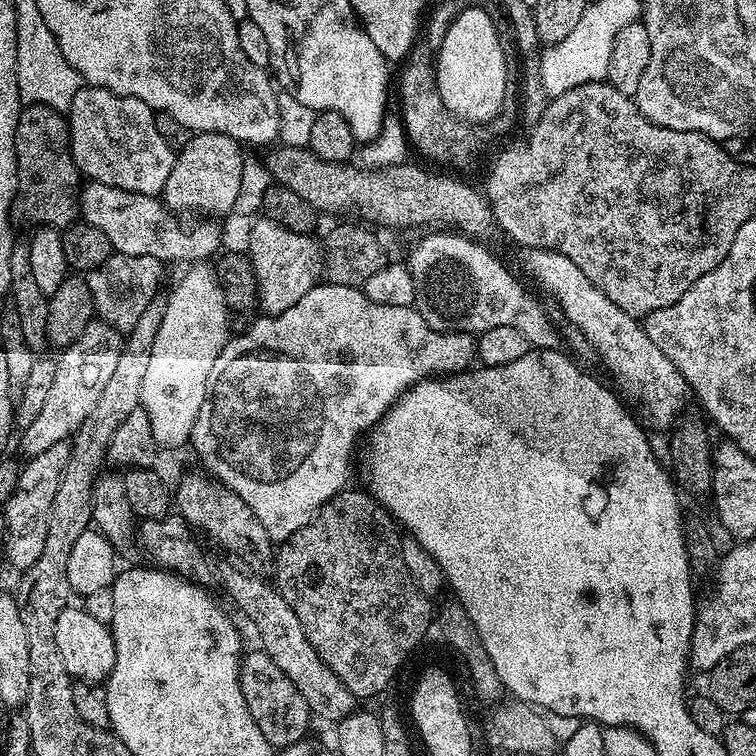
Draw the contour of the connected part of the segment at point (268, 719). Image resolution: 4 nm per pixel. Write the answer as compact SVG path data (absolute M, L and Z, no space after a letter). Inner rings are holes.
M263 650L255 651L245 651L240 658L242 698L246 698L250 718L254 718L254 722L258 726L258 730L262 730L266 742L271 744L273 749L279 750L303 740L309 735L308 703L306 698L302 698L298 686L294 686L294 682L290 682L290 678L286 678L286 674L282 674L282 670L278 670L278 666L274 666L272 659Z

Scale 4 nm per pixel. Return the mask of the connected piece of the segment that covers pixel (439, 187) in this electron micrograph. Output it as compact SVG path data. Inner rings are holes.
M276 146L272 150L268 156L271 179L306 198L317 213L329 212L332 216L340 216L336 218L359 218L369 225L381 224L384 228L416 228L419 224L451 226L481 242L487 241L492 228L494 230L492 210L488 207L485 193L479 187L471 188L464 180L427 172L413 162L374 169L352 162L326 162L308 147Z

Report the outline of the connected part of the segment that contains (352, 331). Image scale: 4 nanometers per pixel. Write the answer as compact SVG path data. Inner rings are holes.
M321 282L306 294L302 294L301 300L294 302L290 310L282 310L282 314L277 316L261 315L241 332L244 332L241 336L233 335L229 339L222 354L214 358L214 366L210 366L206 398L202 402L202 410L198 410L198 418L192 424L190 444L191 447L196 447L201 462L205 464L203 467L221 484L234 490L234 494L238 494L238 498L242 498L242 502L246 502L250 510L254 510L258 522L262 522L266 534L273 542L290 538L290 534L302 530L302 526L306 526L316 517L322 505L349 487L348 479L352 476L352 451L355 450L356 443L359 440L361 443L365 433L383 418L392 403L405 390L414 387L419 380L425 378L443 378L457 372L467 372L476 360L477 337L473 333L439 332L424 321L422 314L417 312L415 307L382 306L364 295L360 288L327 282Z

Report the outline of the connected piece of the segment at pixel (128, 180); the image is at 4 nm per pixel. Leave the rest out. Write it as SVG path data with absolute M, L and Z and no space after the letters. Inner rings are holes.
M80 88L78 94L74 94L74 102L70 102L66 109L66 119L68 149L72 152L72 161L76 163L81 177L93 184L105 184L134 194L159 197L166 186L166 178L170 178L170 170L174 170L176 152L173 145L168 144L162 134L158 134L156 118L157 113L153 108L133 96L114 94L108 88Z

